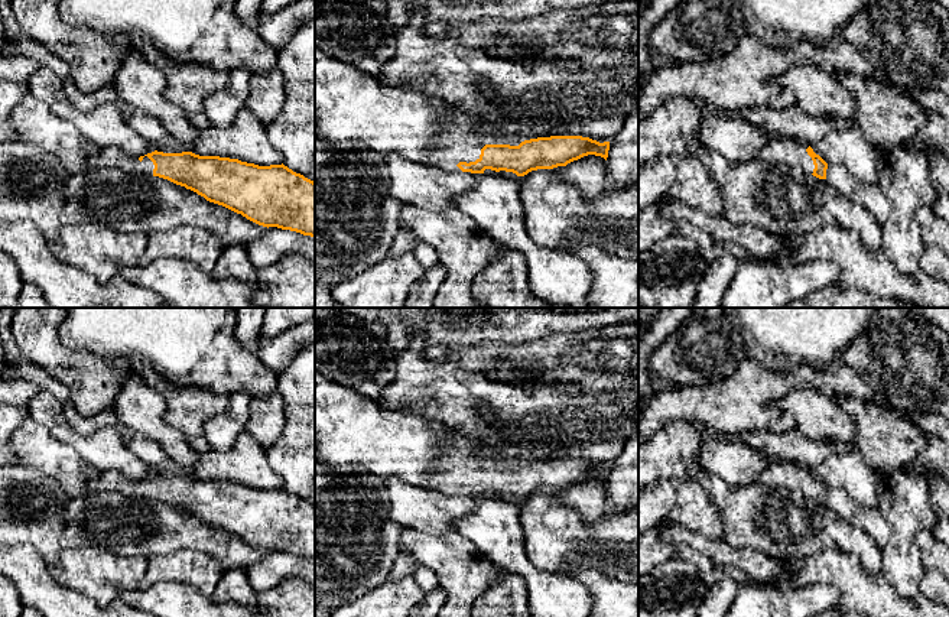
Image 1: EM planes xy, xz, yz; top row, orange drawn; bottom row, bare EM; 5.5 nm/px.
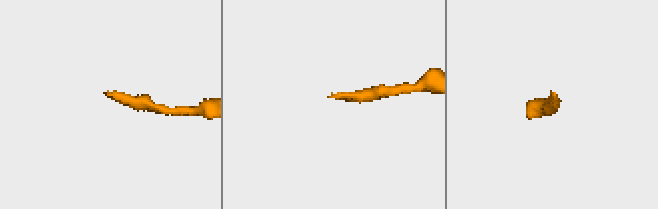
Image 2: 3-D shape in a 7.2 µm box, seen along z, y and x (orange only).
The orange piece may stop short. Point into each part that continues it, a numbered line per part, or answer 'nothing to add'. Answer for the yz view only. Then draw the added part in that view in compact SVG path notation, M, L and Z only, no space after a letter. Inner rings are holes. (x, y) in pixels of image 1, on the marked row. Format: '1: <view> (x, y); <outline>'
1: yz (787, 150); M771 137L760 152L758 158L768 162L783 162L790 166L799 166L807 173L813 173L815 165L806 149L809 146L793 139Z

